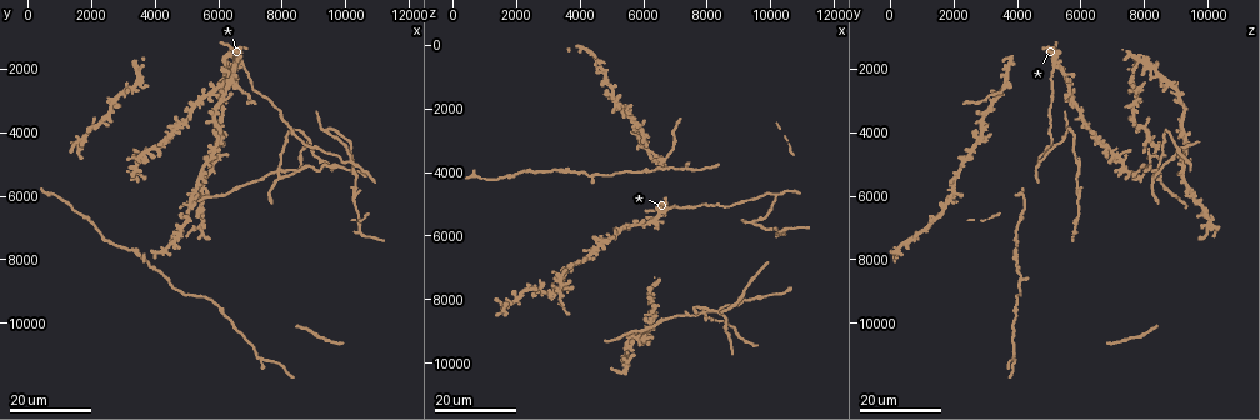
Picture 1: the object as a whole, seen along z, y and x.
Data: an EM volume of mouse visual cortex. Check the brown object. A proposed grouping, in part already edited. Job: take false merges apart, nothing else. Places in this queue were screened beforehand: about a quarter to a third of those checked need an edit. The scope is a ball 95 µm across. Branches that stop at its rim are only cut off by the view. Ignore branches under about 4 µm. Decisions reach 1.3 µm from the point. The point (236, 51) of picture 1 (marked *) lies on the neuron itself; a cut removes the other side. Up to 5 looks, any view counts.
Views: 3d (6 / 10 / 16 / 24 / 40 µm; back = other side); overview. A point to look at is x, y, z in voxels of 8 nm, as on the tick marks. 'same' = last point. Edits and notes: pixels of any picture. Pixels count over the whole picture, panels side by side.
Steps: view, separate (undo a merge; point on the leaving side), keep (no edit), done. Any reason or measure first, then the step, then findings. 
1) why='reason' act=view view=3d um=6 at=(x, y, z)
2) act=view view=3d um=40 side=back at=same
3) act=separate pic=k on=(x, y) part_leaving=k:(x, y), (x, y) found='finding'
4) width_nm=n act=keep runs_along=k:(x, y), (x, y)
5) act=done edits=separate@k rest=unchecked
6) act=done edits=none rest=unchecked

act=view view=3d um=16 at=(6500, 2300, 3600)

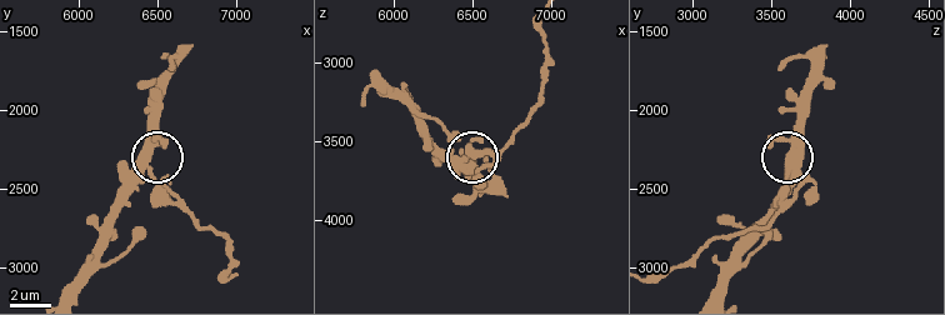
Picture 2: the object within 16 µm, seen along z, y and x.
act=view view=3d um=10 at=(6420, 2400, 3640)

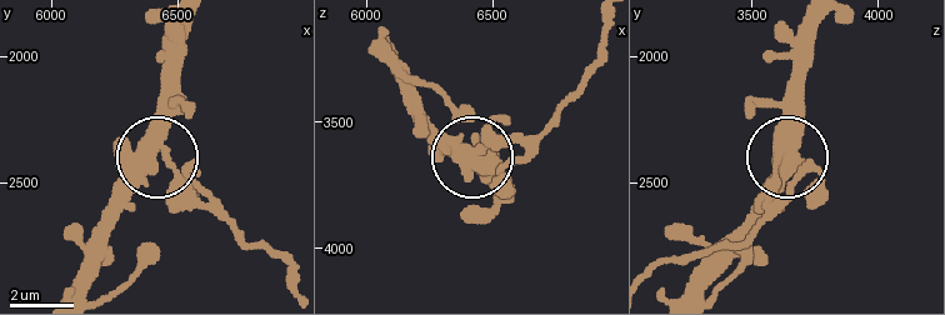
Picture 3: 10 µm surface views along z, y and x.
width_nm=380 act=separate pic=3 on=(190, 186) found='a second neuron is stuck on'

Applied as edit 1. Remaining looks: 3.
why='redraw' act=view view=overview

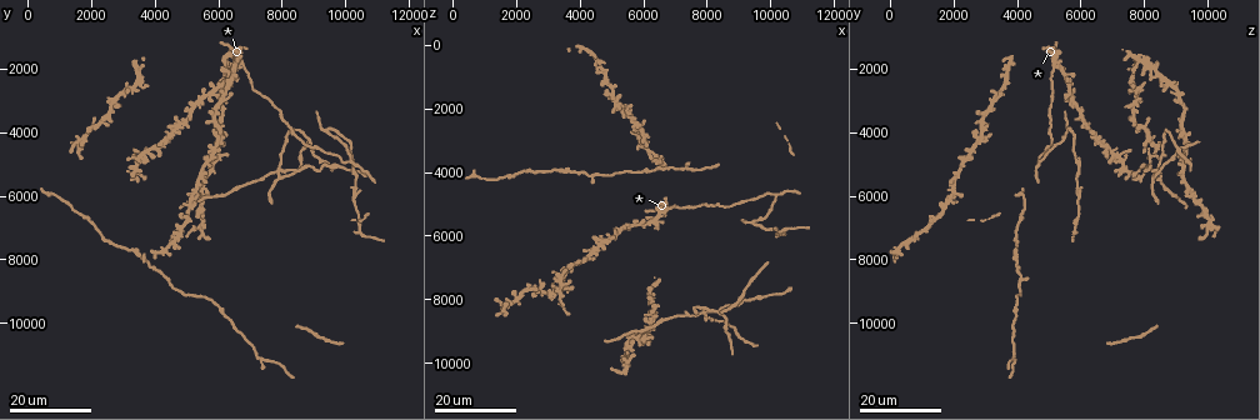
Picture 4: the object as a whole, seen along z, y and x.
why='side arm on a straight run' act=view view=3d um=16 at=(9300, 3900, 5600)

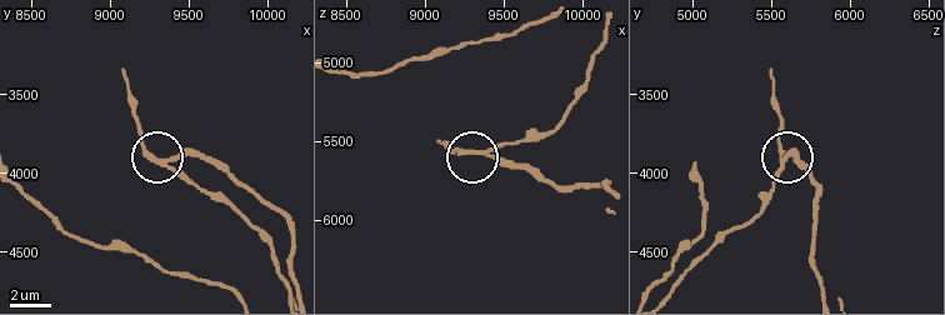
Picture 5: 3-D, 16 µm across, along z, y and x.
act=view view=3d um=6 at=(9400, 3920, 5600)

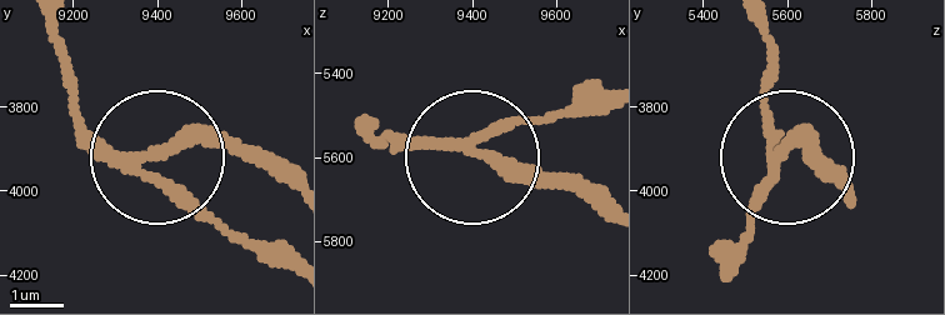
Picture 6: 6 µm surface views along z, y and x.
arms=3 act=separate pic=6 on=(204, 133) part_leaving=6:(131, 163), (234, 149), (288, 168) found='two neurons meet here'

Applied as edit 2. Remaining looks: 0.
act=done edits=separate@3,separate@6 rest=unchecked

